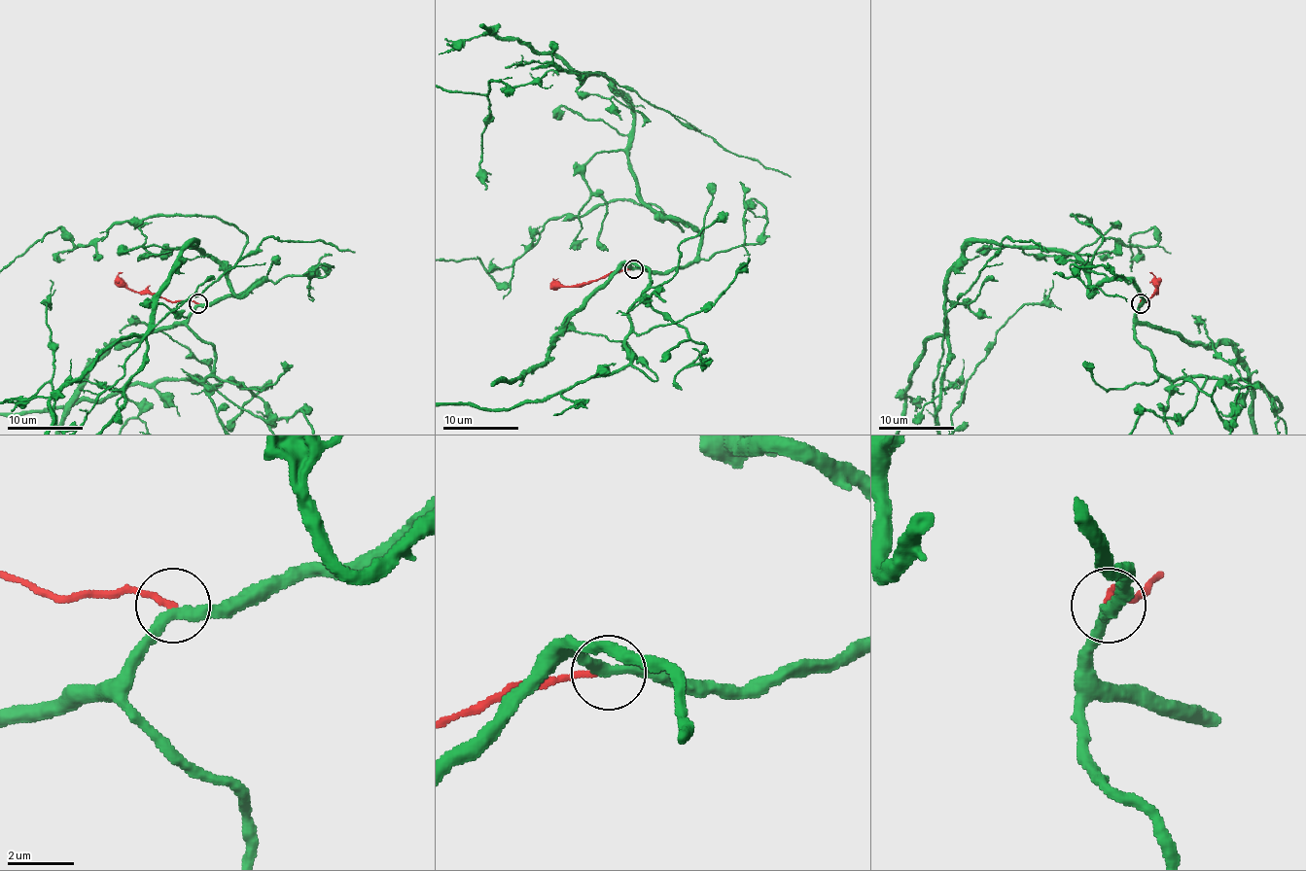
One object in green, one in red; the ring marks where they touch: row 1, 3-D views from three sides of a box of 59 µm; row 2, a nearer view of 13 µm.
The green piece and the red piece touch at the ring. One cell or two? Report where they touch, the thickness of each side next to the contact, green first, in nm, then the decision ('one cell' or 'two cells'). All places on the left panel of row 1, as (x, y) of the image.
at (197, 303); 320 nm thick on the green side, 190 nm on the other; two cells

